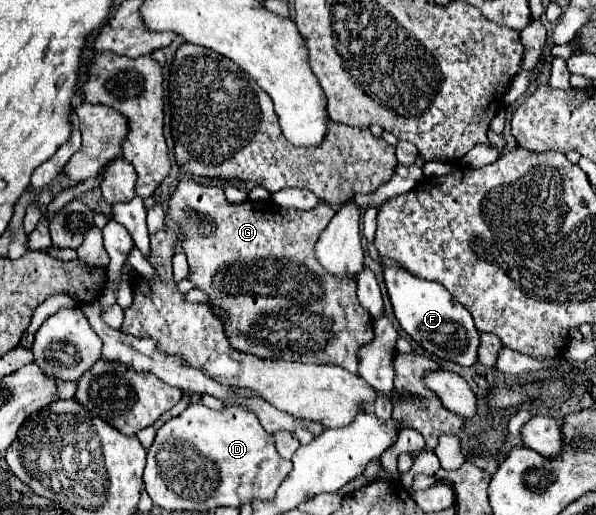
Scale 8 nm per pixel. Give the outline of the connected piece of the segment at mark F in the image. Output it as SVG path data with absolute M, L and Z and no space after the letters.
M386 267L384 269L386 289L396 313L400 327L428 353L454 361L462 367L472 367L478 361L478 345L480 345L480 331L474 327L472 315L466 307L462 307L444 285L434 281L420 279L404 269Z

